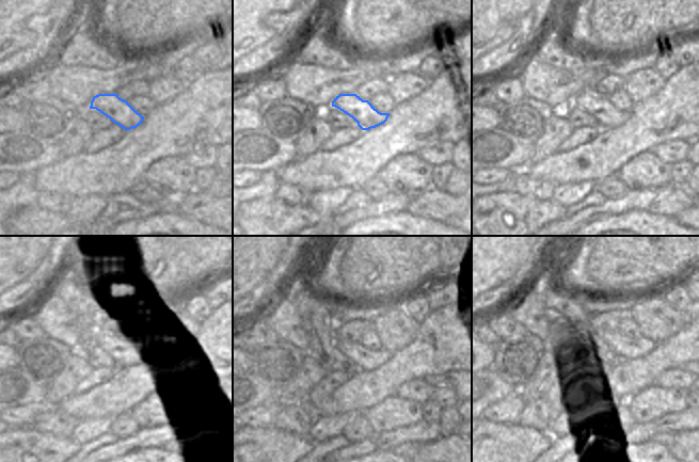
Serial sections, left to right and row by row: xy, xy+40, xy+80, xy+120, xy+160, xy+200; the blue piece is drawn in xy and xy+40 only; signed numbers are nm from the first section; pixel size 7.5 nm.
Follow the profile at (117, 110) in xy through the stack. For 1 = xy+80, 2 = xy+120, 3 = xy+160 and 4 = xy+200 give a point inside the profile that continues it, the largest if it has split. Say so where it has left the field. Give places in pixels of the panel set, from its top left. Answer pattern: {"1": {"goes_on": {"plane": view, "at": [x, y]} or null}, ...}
{"1": {"goes_on": {"plane": "xy+80", "at": [607, 115]}}, "2": {"goes_on": {"plane": "xy+120", "at": [128, 352]}}, "3": {"goes_on": {"plane": "xy+160", "at": [369, 353]}}, "4": {"goes_on": {"plane": "xy+200", "at": [623, 348]}}}

